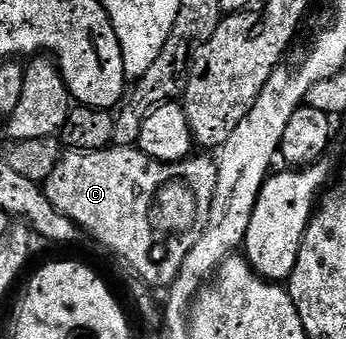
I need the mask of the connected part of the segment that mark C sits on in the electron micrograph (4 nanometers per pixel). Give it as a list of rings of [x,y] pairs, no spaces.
[[[112,146],[88,153],[65,153],[42,189],[62,216],[74,220],[85,235],[97,238],[106,249],[113,250],[142,281],[167,288],[178,276],[190,248],[204,235],[217,184],[218,168],[213,159],[193,156],[181,162],[159,162],[138,148]]]

